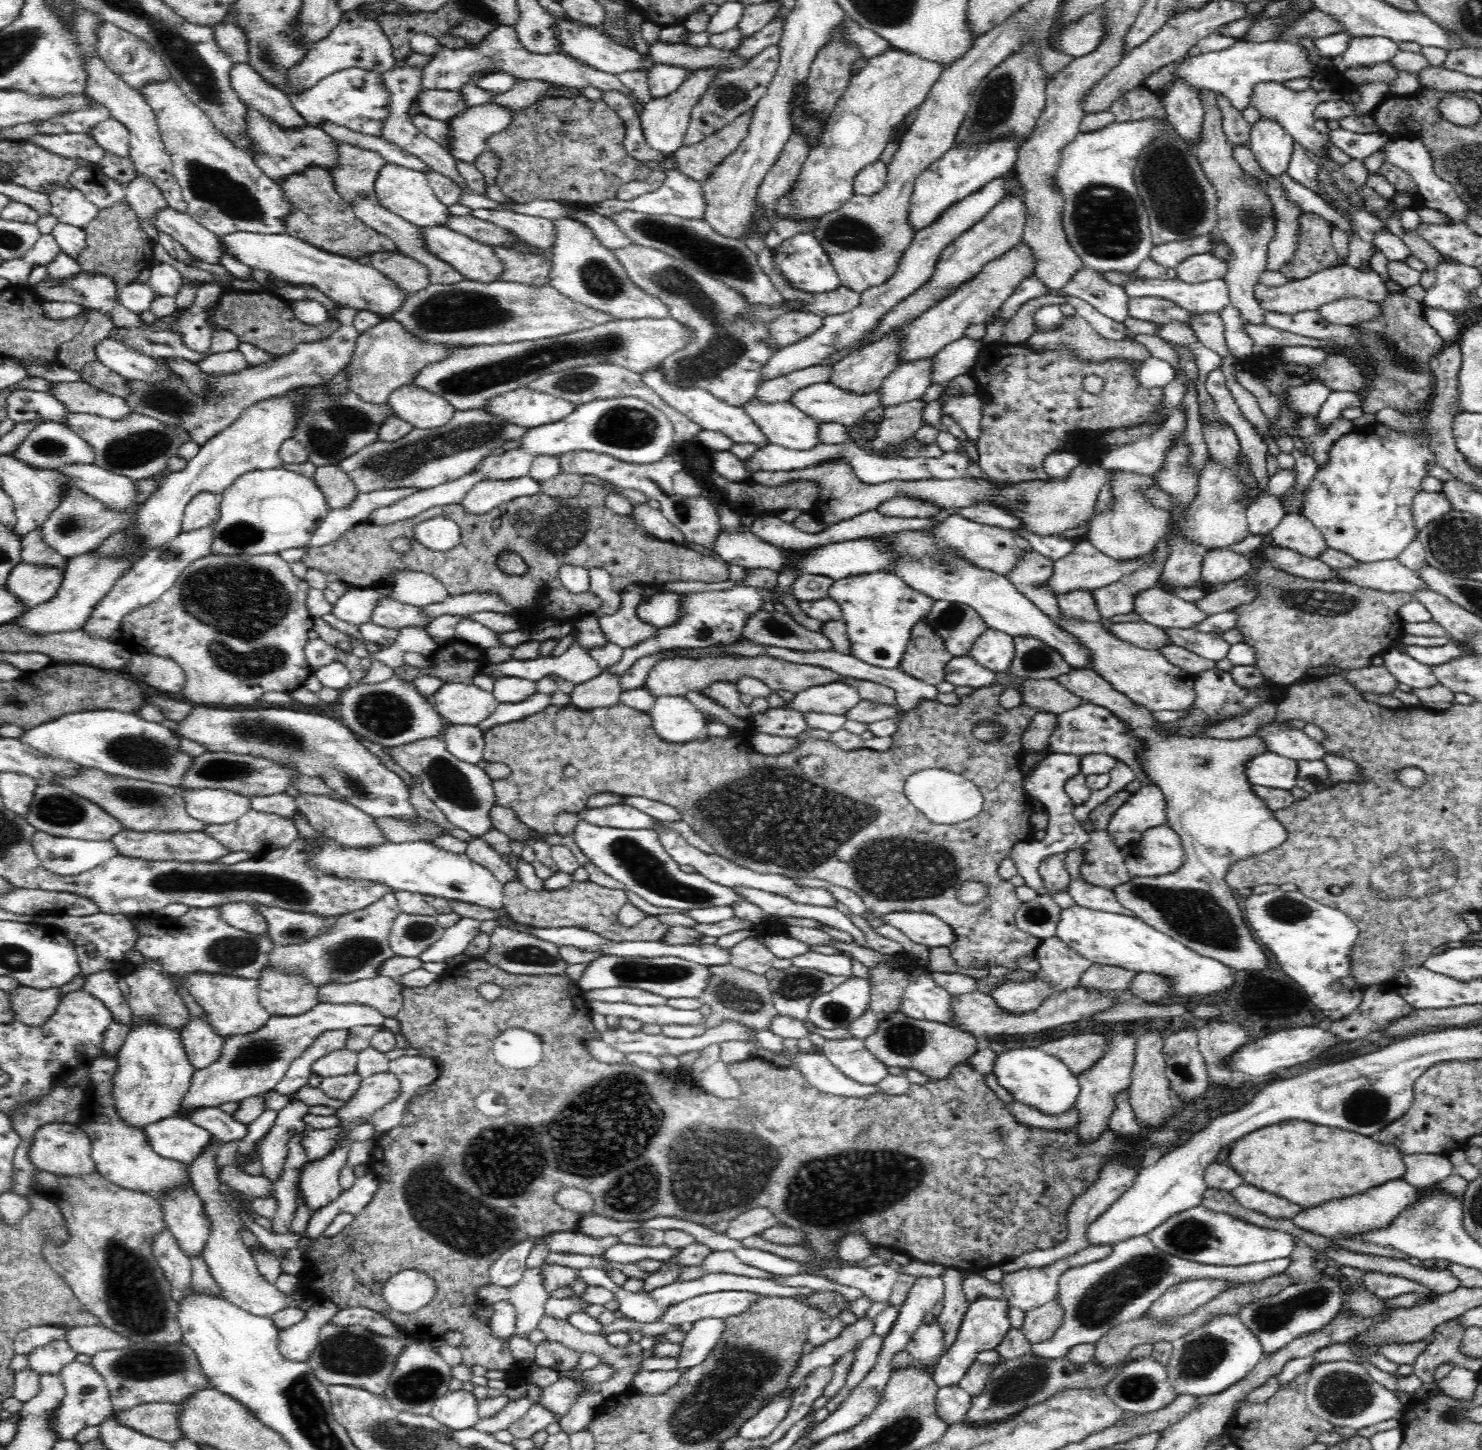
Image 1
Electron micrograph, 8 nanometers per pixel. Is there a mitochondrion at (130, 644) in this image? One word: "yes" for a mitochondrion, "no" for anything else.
no

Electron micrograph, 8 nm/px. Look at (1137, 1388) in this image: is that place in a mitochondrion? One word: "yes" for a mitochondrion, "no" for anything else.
yes

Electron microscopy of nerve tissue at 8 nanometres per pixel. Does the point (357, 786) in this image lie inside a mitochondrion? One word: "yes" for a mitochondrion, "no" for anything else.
yes

